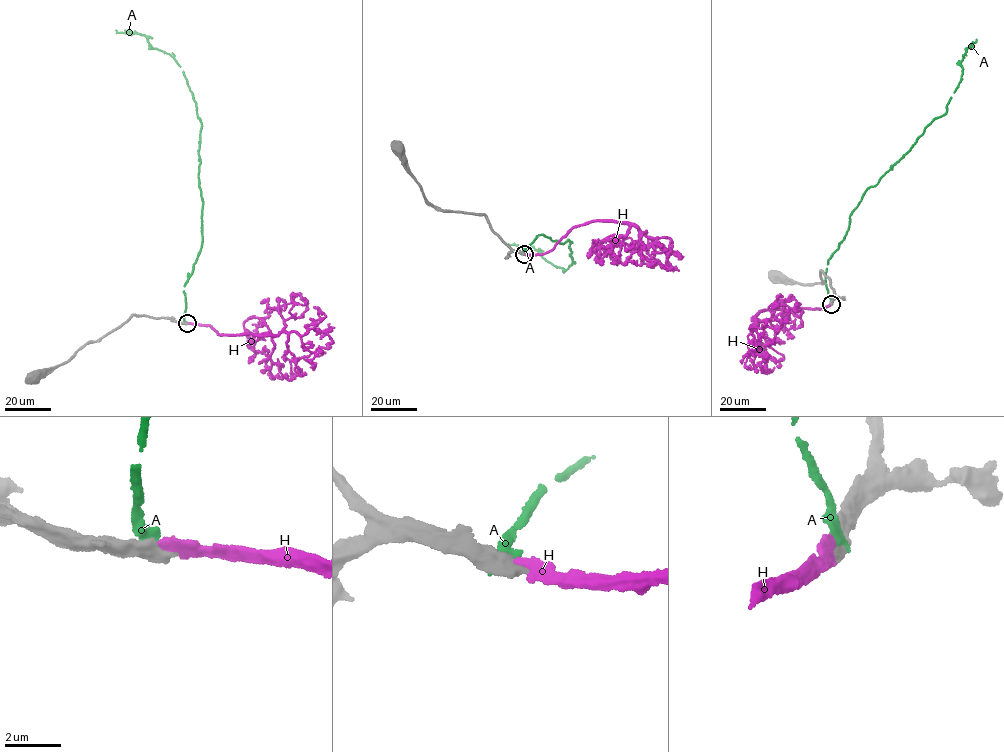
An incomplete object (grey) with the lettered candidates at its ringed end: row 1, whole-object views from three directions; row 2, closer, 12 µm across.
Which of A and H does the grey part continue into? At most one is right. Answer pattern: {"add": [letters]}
{"add": ["H"]}

